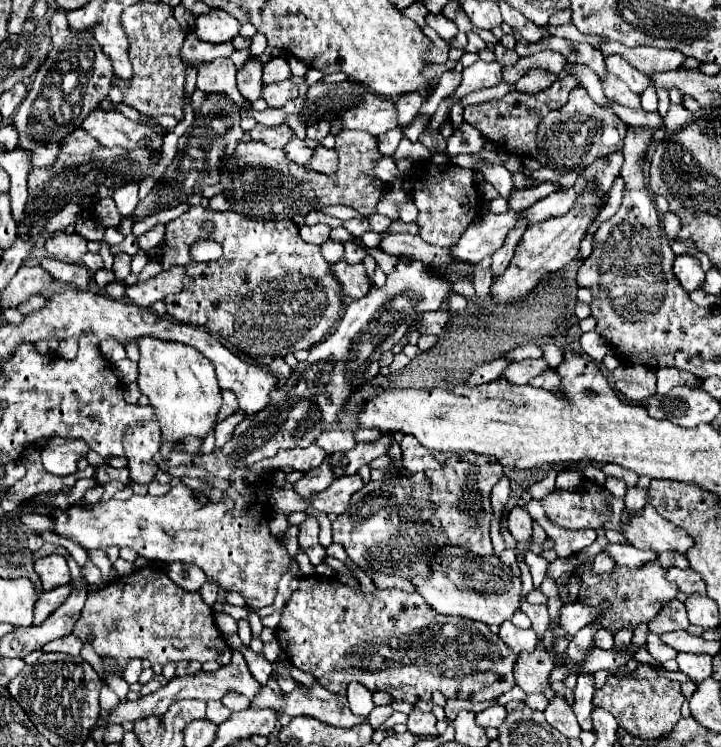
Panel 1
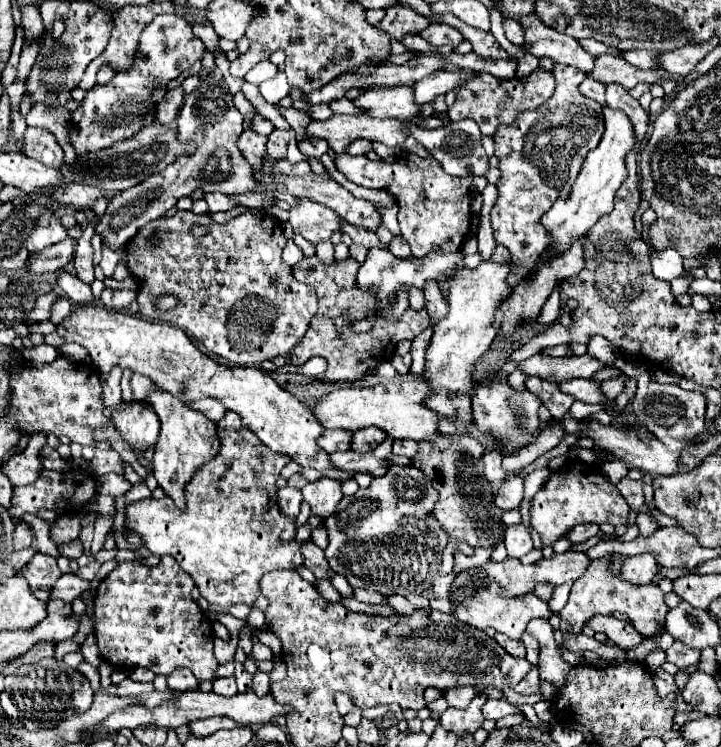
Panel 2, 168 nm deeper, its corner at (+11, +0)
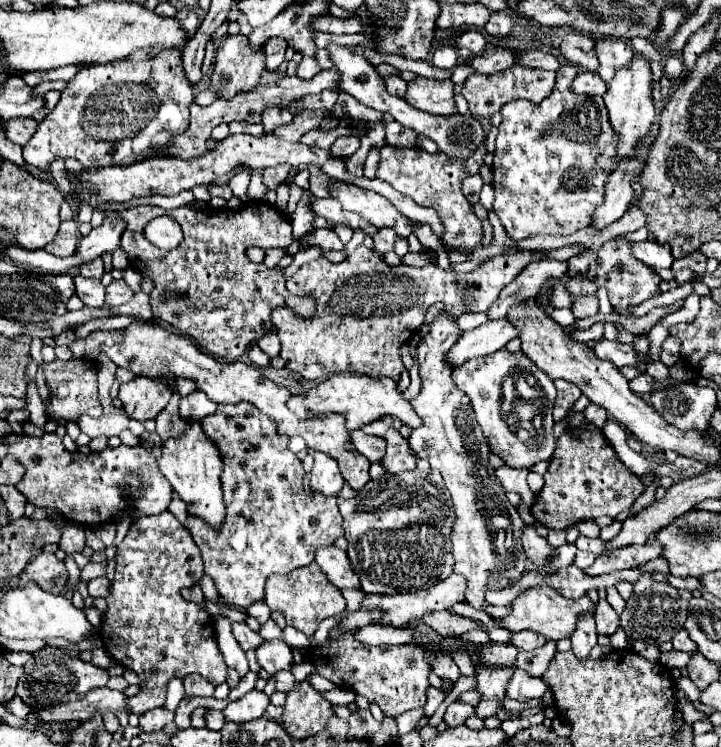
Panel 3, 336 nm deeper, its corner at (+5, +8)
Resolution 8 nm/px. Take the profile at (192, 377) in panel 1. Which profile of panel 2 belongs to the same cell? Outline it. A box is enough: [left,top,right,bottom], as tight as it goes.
[142,385,220,507]

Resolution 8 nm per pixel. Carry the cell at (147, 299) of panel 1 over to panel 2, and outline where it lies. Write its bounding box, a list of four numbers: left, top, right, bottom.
[100,289,136,309]

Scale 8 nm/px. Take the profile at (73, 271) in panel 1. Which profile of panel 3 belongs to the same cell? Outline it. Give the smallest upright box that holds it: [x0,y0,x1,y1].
[74,275,104,307]

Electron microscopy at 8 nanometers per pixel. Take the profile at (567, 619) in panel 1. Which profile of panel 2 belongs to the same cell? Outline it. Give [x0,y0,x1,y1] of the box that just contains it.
[586,615,644,649]

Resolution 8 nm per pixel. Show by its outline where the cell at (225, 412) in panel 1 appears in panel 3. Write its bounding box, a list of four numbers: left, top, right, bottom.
[178,391,216,419]

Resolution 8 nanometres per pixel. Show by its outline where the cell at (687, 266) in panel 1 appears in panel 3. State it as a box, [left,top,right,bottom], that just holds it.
[632,239,672,269]

